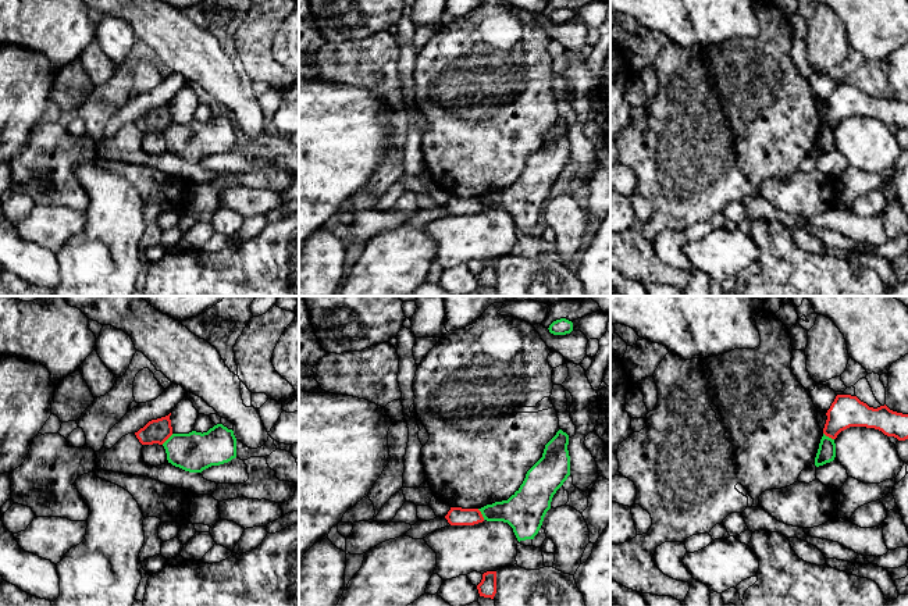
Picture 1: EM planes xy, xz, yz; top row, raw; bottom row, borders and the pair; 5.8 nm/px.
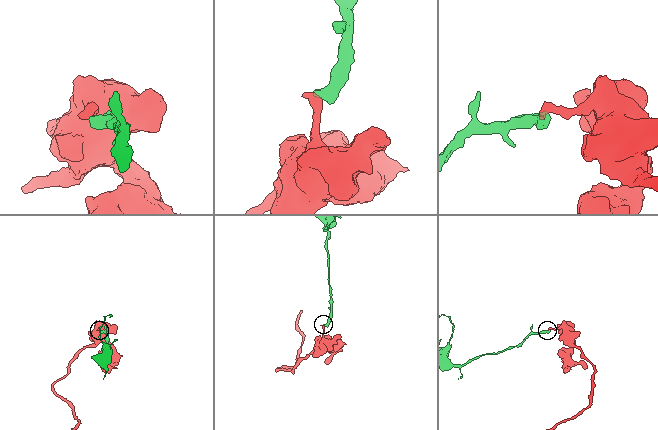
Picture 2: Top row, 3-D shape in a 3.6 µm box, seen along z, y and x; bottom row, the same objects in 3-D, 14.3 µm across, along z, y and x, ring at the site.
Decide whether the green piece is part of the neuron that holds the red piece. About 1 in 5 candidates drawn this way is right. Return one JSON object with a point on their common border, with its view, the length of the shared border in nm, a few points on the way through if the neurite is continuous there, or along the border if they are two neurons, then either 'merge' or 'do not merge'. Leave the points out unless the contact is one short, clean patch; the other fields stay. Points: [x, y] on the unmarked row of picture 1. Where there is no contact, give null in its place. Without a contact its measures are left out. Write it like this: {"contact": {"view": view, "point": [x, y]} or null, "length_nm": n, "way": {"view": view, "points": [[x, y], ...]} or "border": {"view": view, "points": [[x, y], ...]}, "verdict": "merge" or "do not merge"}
{"contact": {"view": "xy", "point": [167, 127]}, "length_nm": 90, "border": {"view": "xy", "points": [[173, 123], [161, 132]]}, "verdict": "do not merge"}

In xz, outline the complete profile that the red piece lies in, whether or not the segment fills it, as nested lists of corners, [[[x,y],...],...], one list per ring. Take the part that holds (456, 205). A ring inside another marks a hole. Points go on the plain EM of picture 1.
[[[451,196],[445,204],[451,214],[474,214],[484,210],[478,197]]]

